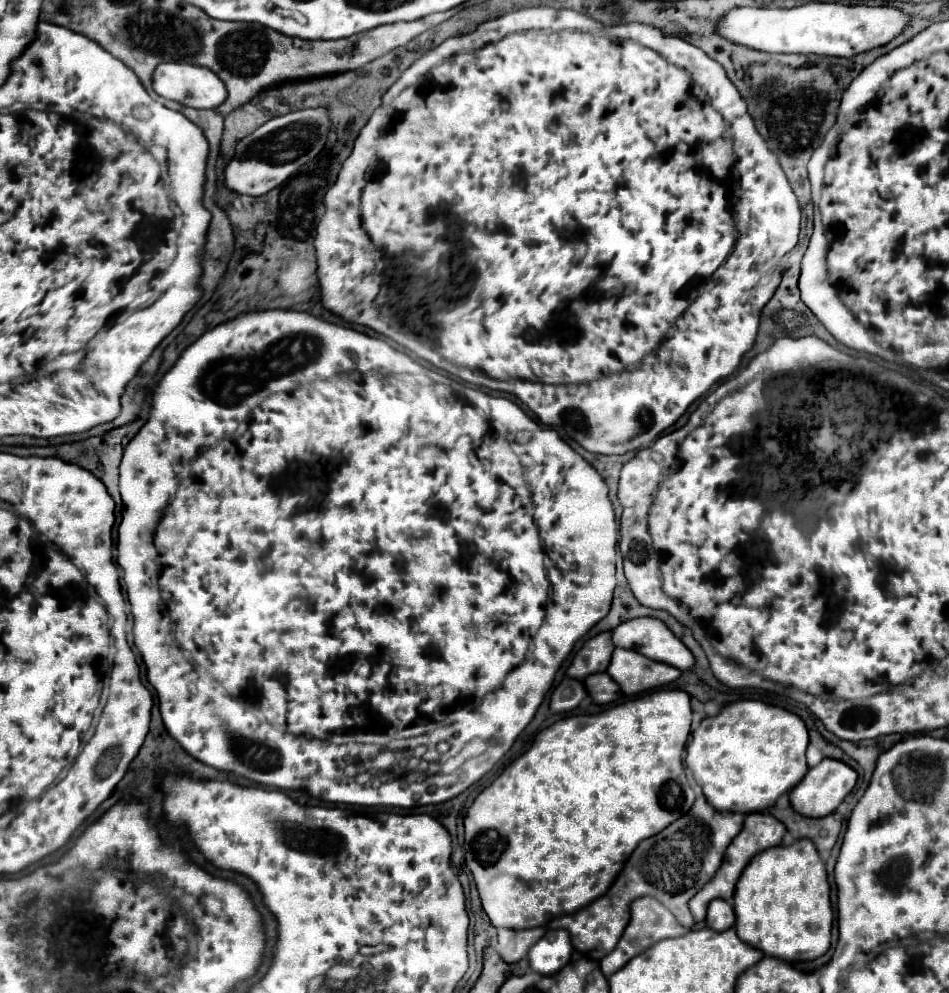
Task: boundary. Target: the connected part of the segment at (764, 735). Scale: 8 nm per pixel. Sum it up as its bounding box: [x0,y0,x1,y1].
[687,700,809,812]

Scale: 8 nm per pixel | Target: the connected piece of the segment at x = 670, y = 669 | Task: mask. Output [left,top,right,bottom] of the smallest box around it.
[607,648,681,696]

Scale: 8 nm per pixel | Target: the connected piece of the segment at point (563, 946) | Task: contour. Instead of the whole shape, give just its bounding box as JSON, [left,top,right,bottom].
[529,930,571,976]

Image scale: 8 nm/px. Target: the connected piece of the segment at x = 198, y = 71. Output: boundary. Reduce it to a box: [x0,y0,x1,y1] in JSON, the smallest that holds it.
[153,62,227,110]

